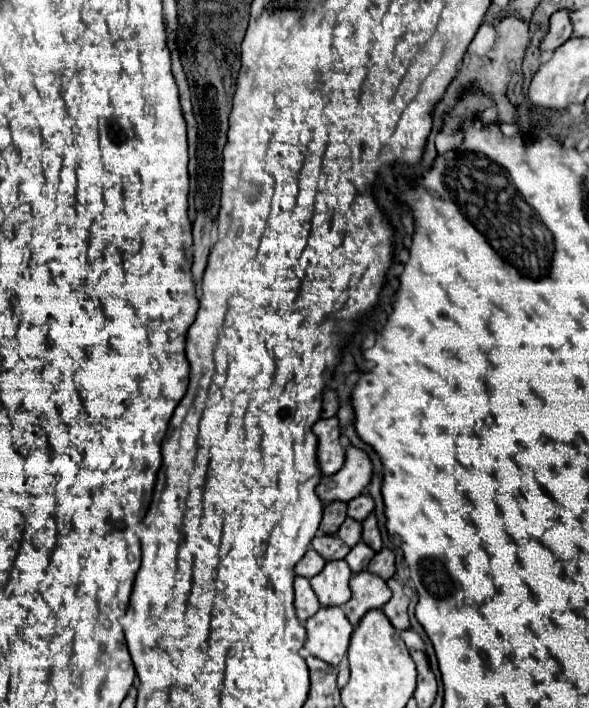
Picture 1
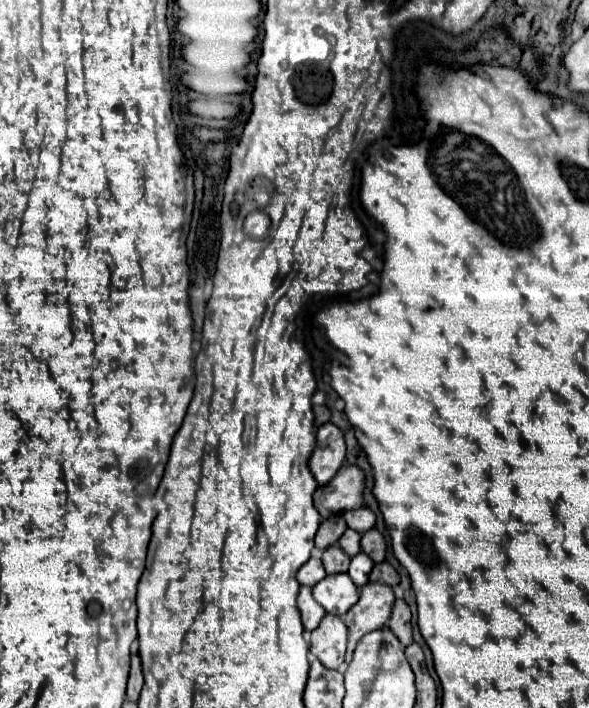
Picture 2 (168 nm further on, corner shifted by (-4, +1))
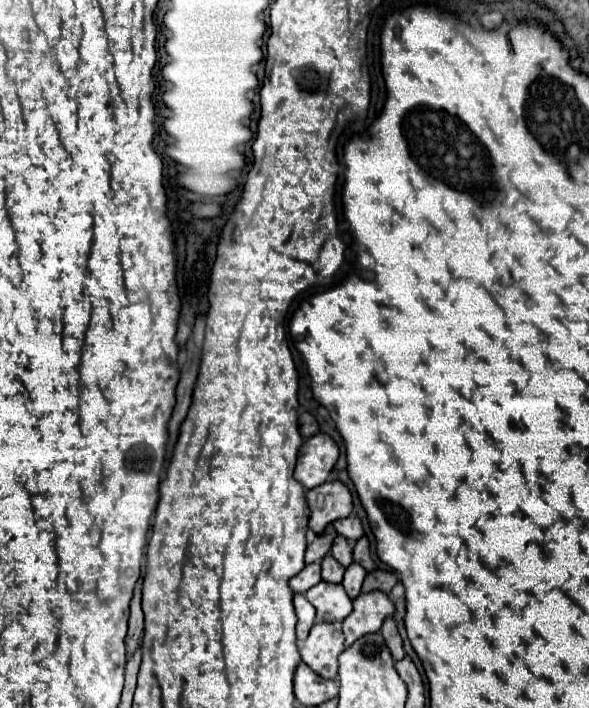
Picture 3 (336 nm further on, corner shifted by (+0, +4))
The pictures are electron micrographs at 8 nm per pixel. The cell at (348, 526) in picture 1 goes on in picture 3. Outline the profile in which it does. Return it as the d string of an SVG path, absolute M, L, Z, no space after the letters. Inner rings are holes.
M337 536L335 538L335 542L333 542L333 548L331 548L331 554L333 554L333 558L337 558L337 562L341 564L341 566L349 566L351 562L353 562L353 554L351 554L351 542L349 540L345 540L345 538L341 538L341 536Z

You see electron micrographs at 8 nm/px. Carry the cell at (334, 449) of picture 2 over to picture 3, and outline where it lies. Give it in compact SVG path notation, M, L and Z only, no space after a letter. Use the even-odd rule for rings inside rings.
M327 434L311 436L309 440L303 442L299 450L295 480L299 480L299 484L307 490L321 486L327 480L337 458L339 458L339 448Z

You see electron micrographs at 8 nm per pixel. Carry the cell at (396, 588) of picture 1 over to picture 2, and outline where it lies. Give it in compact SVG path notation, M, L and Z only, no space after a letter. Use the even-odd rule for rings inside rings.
M397 599L391 619L387 623L391 627L391 631L399 637L399 641L403 645L409 645L413 641L413 627L411 627L411 609L405 603L405 599Z

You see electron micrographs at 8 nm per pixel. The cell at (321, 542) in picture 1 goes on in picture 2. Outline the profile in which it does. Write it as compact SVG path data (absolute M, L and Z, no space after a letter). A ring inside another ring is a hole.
M337 545L327 547L327 549L323 551L323 567L325 567L325 571L327 571L329 575L331 575L331 573L345 573L347 567L349 567L349 561L351 561L351 557L345 555L345 553L341 551L341 547L337 547Z

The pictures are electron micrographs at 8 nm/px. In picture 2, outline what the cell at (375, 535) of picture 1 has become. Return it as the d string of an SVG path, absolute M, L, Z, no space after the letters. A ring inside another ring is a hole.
M377 527L369 529L369 531L361 537L361 549L363 549L375 563L381 563L381 561L385 559L387 543L385 543L383 535L377 531Z

